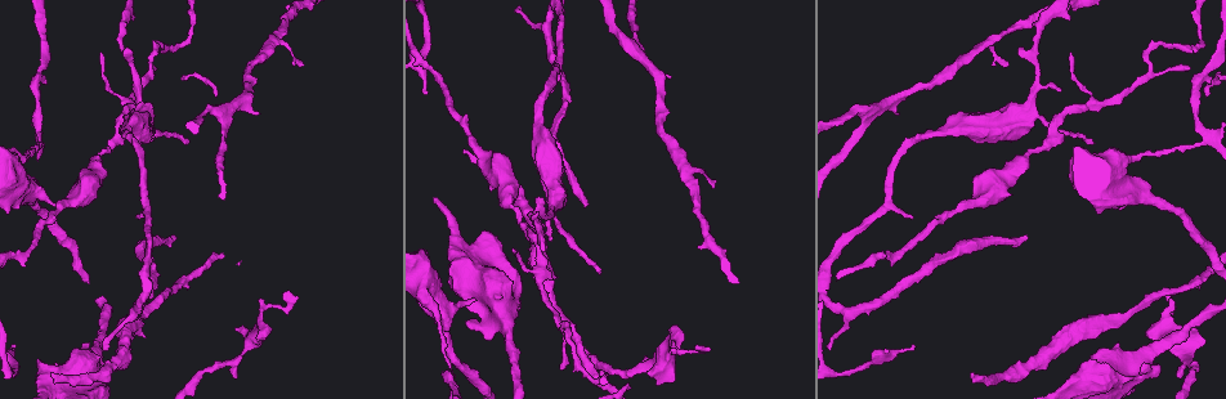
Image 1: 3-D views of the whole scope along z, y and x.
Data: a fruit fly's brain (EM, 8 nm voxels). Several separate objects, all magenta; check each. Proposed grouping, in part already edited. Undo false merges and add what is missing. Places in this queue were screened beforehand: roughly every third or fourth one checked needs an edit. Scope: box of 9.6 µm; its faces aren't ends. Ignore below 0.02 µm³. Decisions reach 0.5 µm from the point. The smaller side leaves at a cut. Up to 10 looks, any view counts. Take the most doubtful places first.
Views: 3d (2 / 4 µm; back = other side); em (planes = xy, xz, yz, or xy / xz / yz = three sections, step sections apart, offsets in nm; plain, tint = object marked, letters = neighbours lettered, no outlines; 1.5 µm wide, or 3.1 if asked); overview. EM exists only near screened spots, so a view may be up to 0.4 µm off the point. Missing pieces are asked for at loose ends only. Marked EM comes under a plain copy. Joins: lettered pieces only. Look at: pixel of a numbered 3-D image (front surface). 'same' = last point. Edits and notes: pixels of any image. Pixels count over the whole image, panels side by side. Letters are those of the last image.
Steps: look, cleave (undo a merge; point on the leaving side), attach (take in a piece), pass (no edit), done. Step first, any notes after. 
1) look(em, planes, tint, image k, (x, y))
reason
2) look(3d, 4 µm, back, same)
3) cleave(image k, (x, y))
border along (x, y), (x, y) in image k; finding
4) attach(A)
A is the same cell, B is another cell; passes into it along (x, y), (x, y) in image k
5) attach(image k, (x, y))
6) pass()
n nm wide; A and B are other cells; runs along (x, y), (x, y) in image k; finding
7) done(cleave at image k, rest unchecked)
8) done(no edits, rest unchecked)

look(em, planes, letters, image 1, (464, 153))
an open end

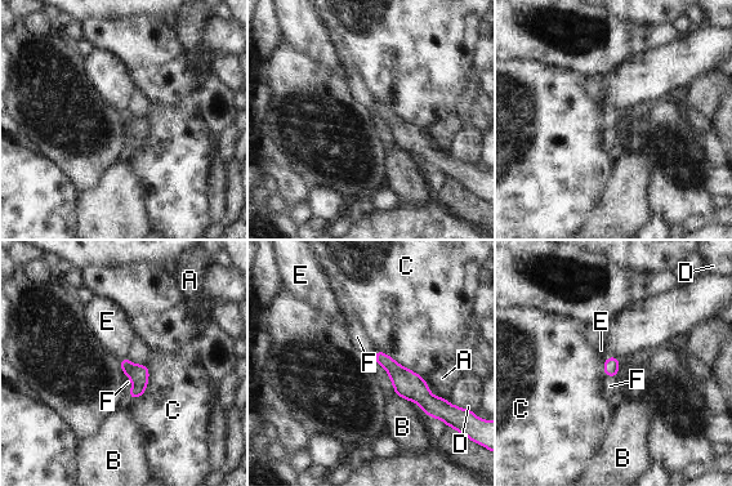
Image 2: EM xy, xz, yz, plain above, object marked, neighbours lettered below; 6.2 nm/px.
attach(F)
F is the same cell, A, B, C, D and E are other cells; passes into it along (138, 374), (132, 387), (128, 382) in image 2; it goes on there

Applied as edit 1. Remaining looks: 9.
look(overview)
redraw

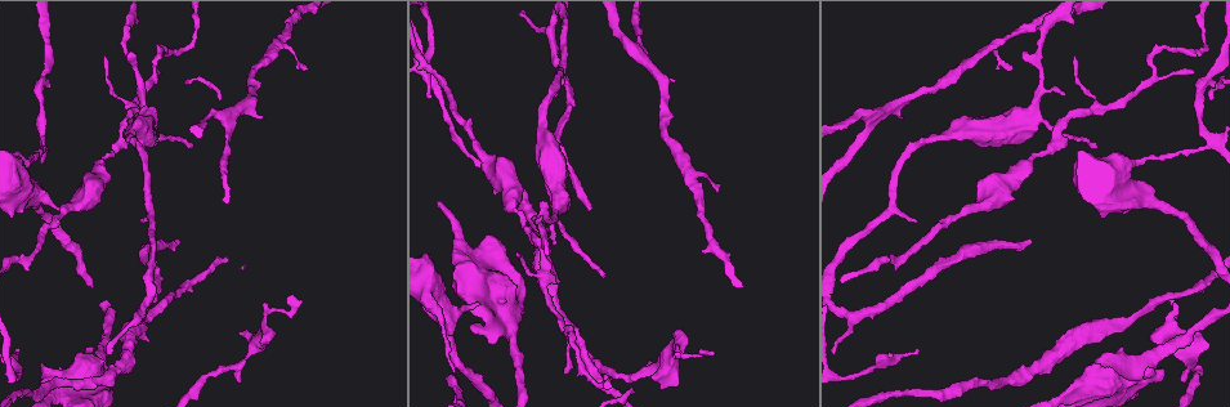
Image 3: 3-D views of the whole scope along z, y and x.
look(3d, 4 µm, image 3, (516, 253))
an open end

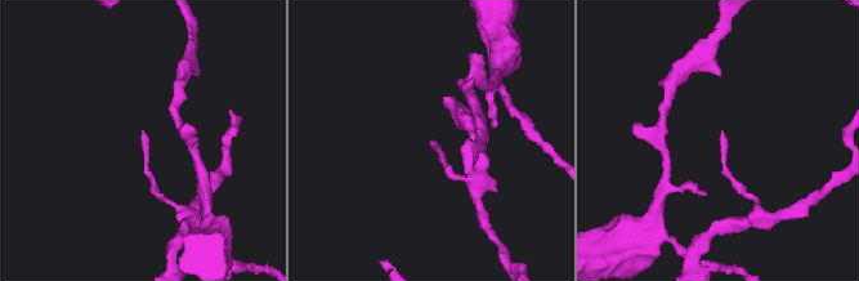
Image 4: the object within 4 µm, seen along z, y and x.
look(em, planes, letters, image 4, (722, 132))
need the tissue

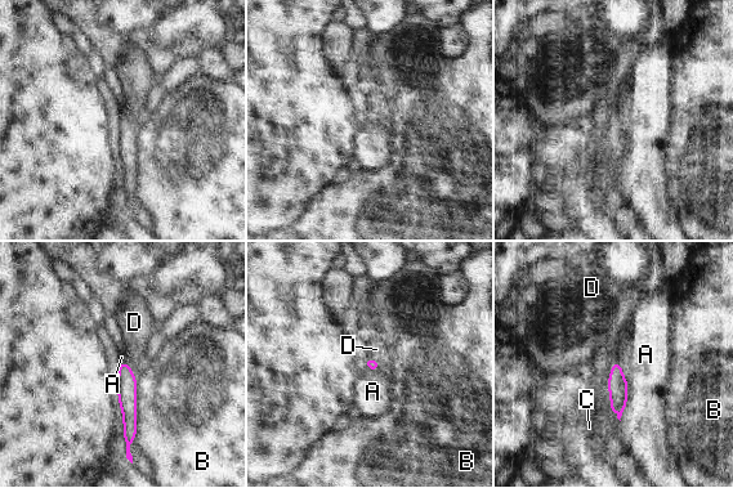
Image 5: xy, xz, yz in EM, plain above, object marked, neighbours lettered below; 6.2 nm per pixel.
pass()
A, B, C and D are other cells; none of them fits

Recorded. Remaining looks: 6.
look(em, planes, letters, image 3, (915, 221))
free end

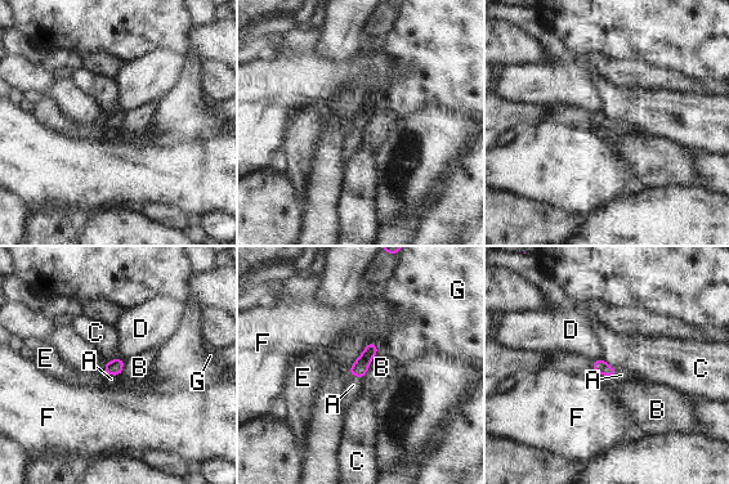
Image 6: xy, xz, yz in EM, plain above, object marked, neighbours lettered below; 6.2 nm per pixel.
attach(A)
A is the same cell, B, C, D, E, F and G are other cells; the neuron continues

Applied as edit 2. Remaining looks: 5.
look(overview)
see it whole again

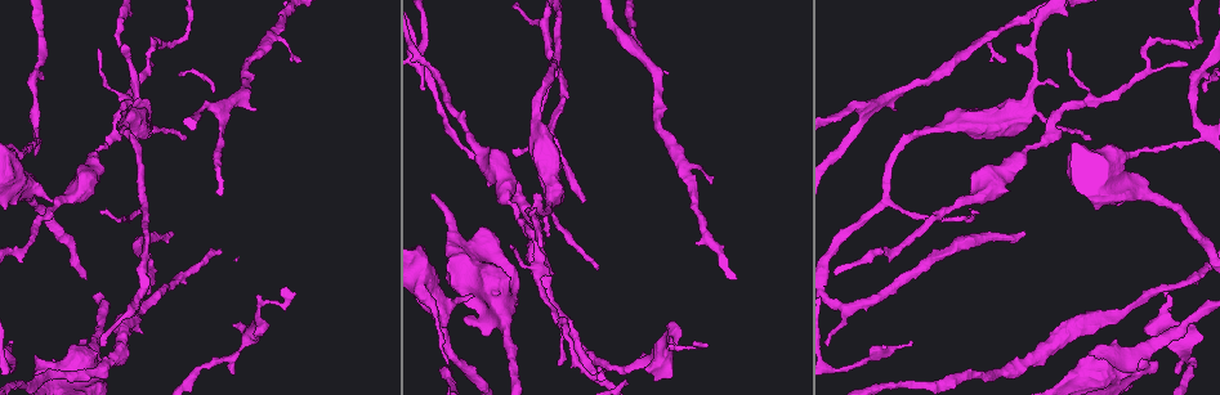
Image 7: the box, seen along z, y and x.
look(em, xy, step 8, tint, image 7, (283, 288))
free end

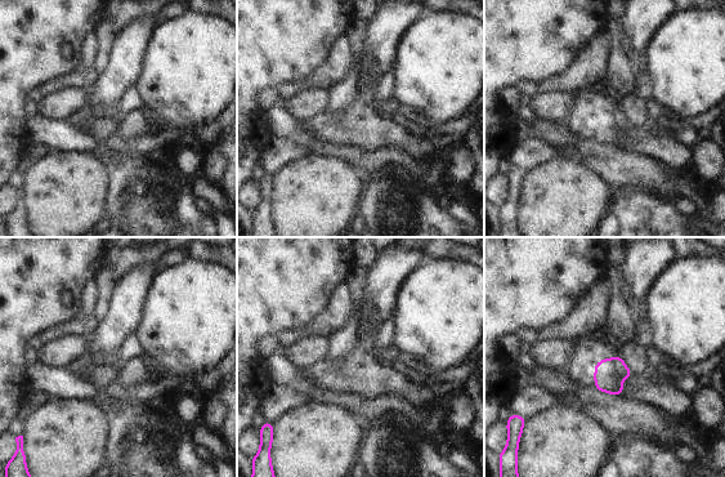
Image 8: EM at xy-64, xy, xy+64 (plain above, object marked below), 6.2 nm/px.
look(em, planes, letters, same)

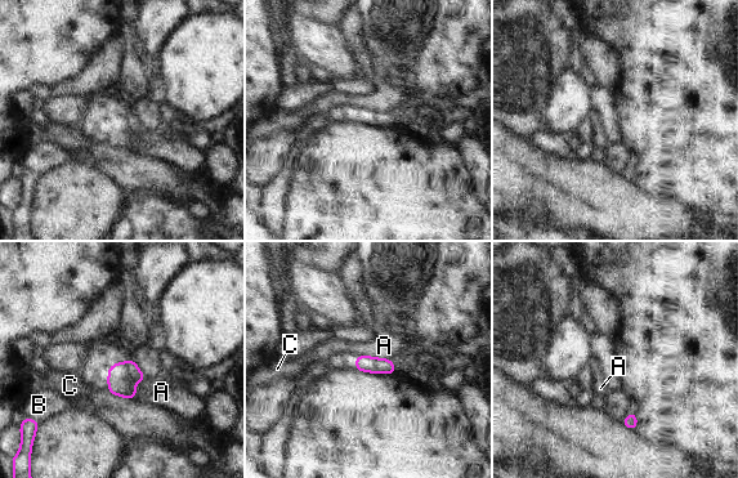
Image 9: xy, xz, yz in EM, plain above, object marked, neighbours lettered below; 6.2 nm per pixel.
pass()
A touches over 200 nm; A, B and C are other cells; border along (388, 357), (358, 356), (356, 358) in image 9; none of them fits

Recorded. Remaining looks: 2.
done(attach at image 2, attach at image 6, rest unchecked)

